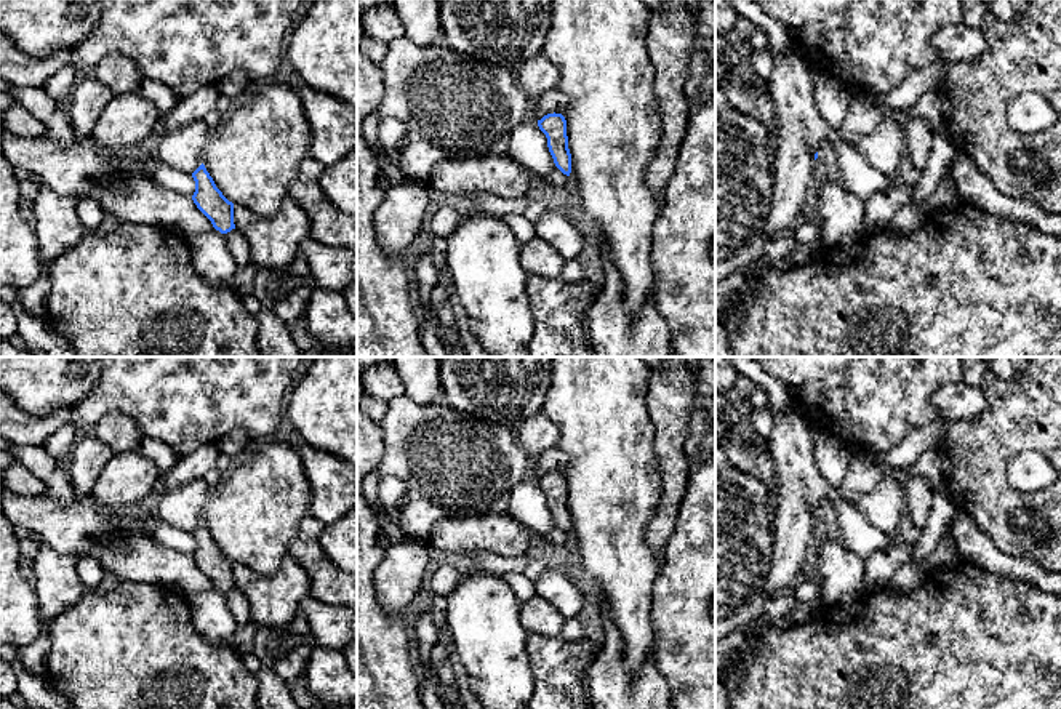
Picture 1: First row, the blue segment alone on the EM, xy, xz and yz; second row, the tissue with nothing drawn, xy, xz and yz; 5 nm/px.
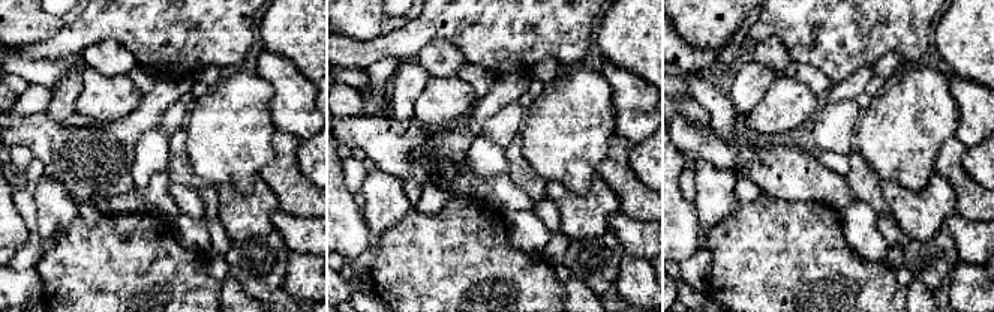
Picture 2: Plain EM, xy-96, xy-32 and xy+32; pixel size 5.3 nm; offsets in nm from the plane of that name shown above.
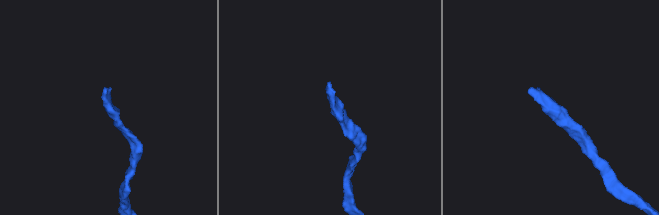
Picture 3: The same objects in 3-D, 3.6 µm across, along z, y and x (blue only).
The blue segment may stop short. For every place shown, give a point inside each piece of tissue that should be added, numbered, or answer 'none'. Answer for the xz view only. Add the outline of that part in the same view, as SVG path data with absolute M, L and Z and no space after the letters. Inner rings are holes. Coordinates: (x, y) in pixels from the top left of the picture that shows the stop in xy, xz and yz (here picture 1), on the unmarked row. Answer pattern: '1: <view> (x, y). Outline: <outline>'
none

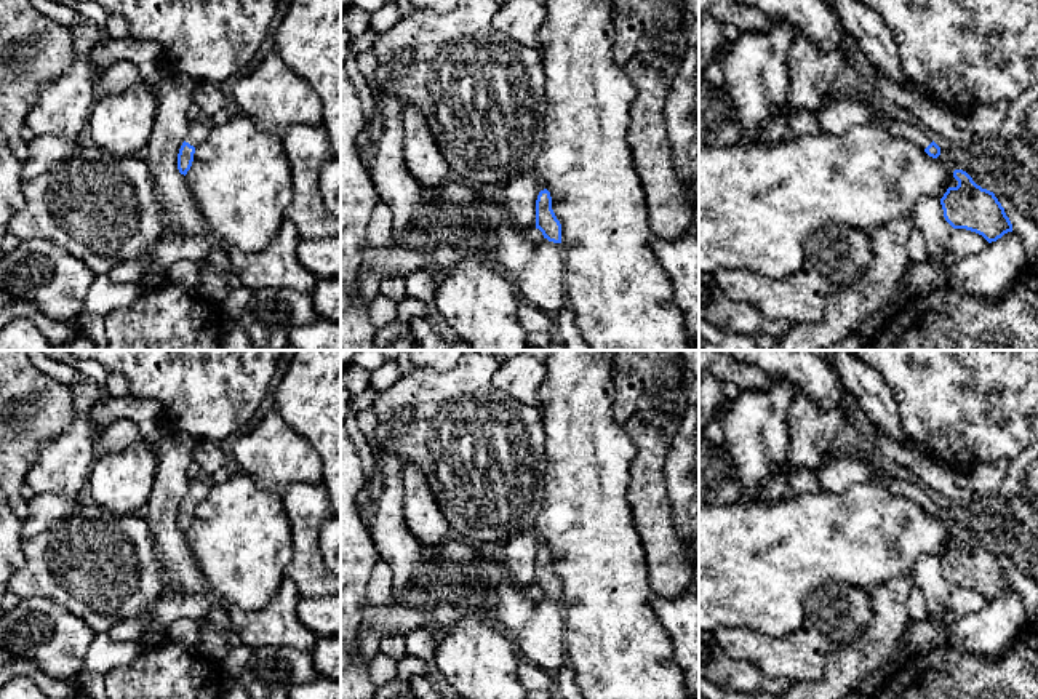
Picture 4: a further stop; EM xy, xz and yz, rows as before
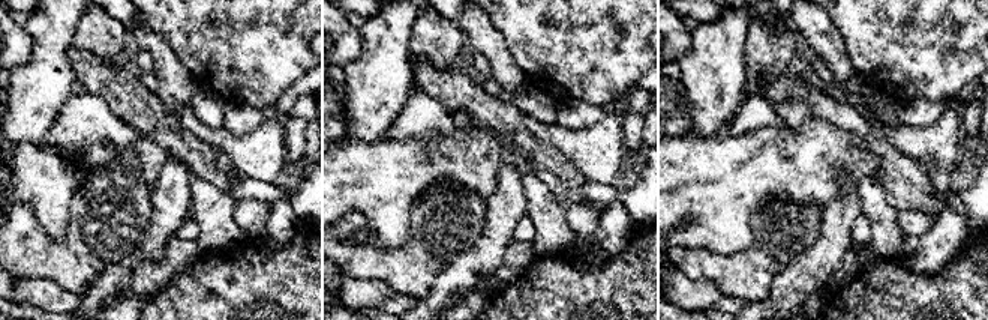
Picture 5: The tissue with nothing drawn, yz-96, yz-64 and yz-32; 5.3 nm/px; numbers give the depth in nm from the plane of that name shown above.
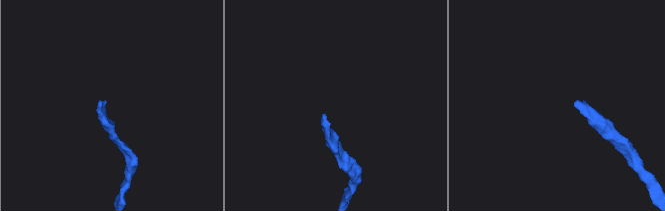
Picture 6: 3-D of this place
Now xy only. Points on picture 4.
1: xy (199, 488). Outline: M203 475L190 480L186 501L189 501L194 505L198 505L202 501L206 499L206 496L211 491L211 486L213 486L213 483Z

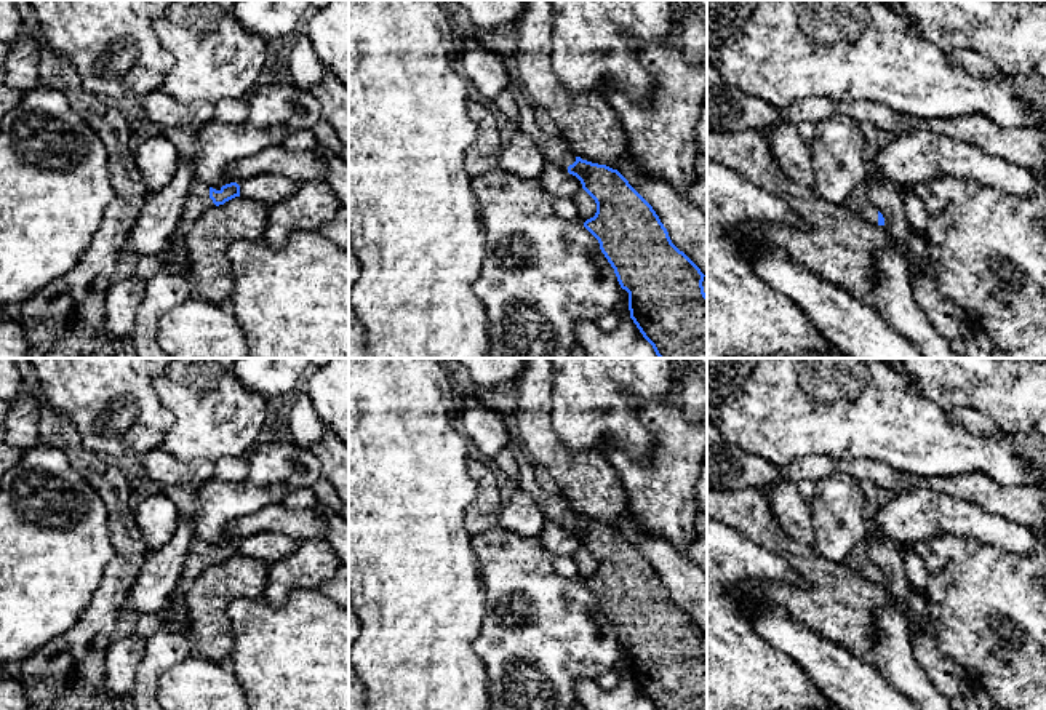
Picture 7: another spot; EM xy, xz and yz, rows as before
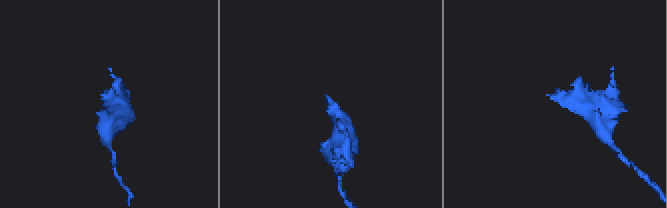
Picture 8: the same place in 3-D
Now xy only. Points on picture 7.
1: xy (199, 560). Outline: M200 539L190 542L189 555L182 564L181 579L184 584L200 577L210 566L216 564L210 556L210 545Z

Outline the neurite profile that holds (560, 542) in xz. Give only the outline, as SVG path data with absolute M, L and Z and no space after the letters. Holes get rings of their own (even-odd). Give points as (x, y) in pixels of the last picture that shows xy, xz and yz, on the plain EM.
M545 520L539 539L553 556L573 556L582 548L582 542L576 534L550 520Z

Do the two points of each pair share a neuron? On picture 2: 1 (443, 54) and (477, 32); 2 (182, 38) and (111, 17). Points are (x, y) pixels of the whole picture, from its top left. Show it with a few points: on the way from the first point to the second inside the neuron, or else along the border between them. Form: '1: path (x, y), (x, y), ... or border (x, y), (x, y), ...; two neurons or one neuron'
1: border (420, 48), (435, 39), (446, 39), (467, 62); two neurons
2: path (164, 20), (161, 17), (129, 17); one neuron

